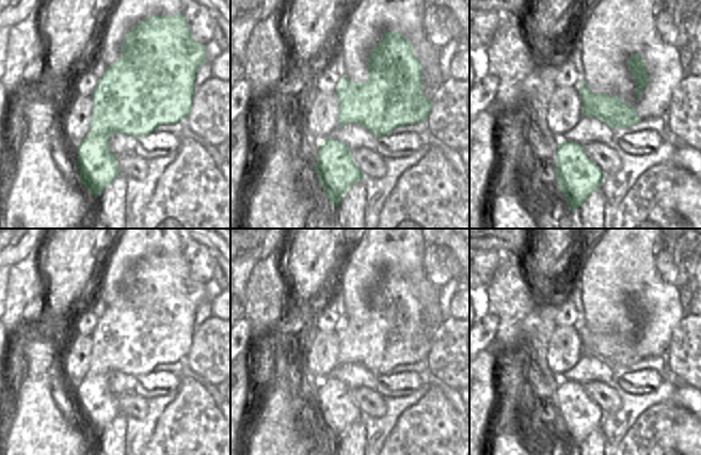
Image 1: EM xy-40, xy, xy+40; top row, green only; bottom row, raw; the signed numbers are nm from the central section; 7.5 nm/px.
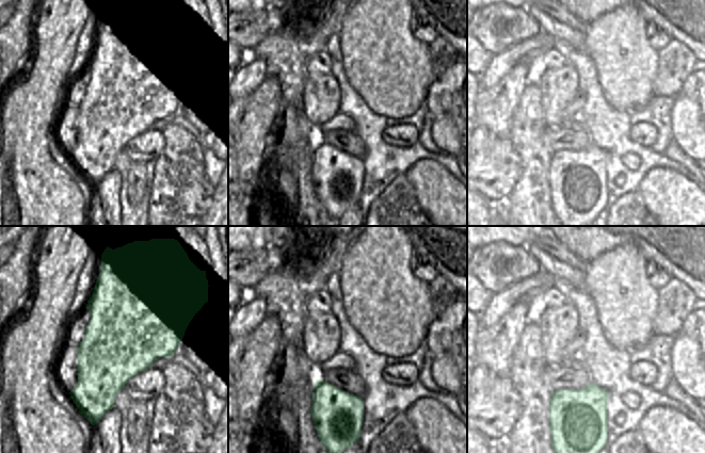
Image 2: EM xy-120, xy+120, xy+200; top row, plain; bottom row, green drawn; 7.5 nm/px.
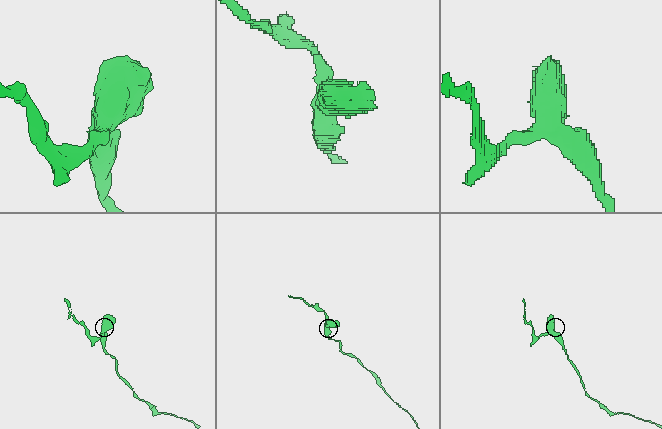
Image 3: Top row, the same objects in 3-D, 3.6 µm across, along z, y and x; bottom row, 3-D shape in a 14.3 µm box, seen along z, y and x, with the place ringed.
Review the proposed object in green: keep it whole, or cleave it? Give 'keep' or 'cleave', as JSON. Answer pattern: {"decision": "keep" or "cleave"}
{"decision": "keep"}

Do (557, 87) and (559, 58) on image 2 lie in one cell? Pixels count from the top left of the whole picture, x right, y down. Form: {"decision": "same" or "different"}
{"decision": "different"}

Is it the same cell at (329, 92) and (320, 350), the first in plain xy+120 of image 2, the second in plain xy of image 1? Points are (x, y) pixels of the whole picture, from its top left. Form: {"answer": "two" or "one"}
{"answer": "one"}

